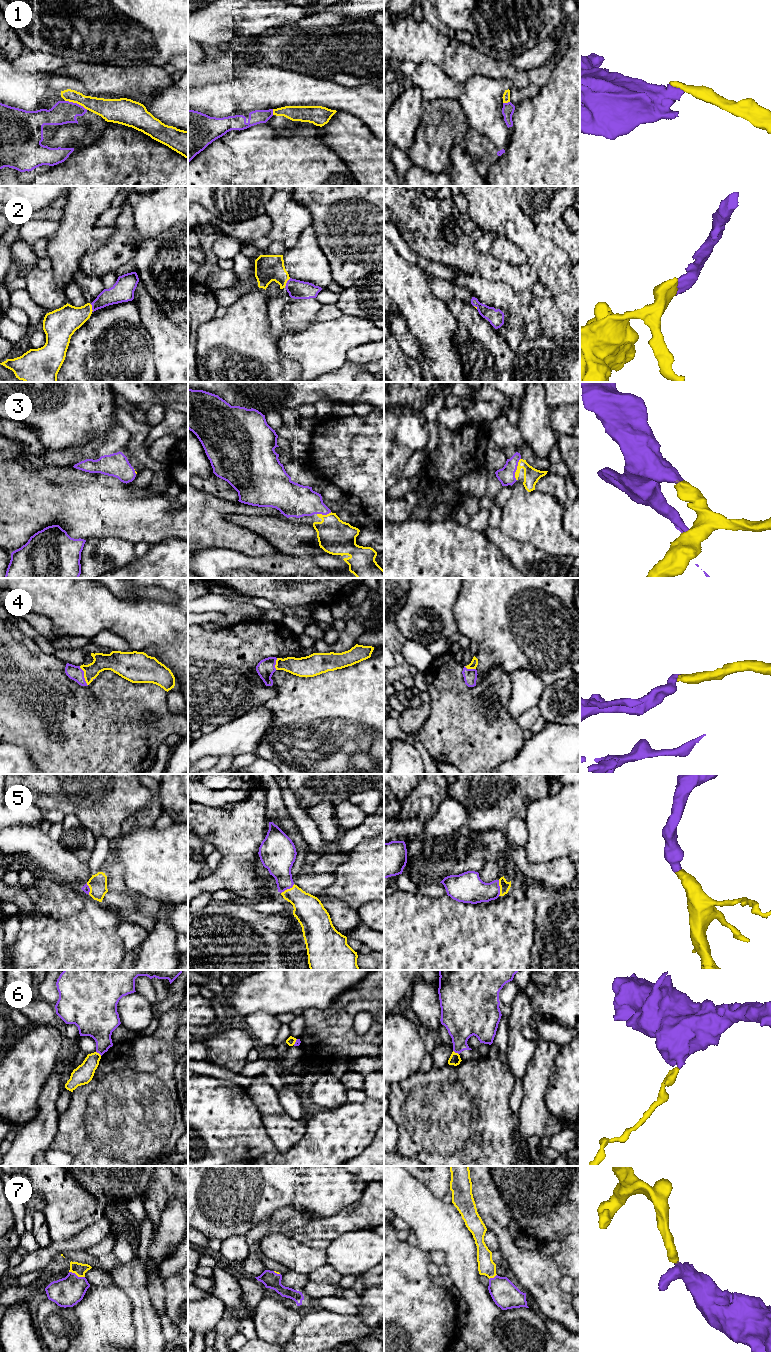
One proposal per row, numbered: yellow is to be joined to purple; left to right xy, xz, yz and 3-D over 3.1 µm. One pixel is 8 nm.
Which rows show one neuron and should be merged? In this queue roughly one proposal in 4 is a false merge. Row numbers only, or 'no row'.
2, 3, 4, 5, 7

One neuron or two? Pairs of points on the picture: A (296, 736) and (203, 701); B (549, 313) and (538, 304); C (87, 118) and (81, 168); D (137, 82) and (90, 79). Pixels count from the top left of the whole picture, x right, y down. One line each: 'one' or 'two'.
A: two
B: one
C: two
D: one

